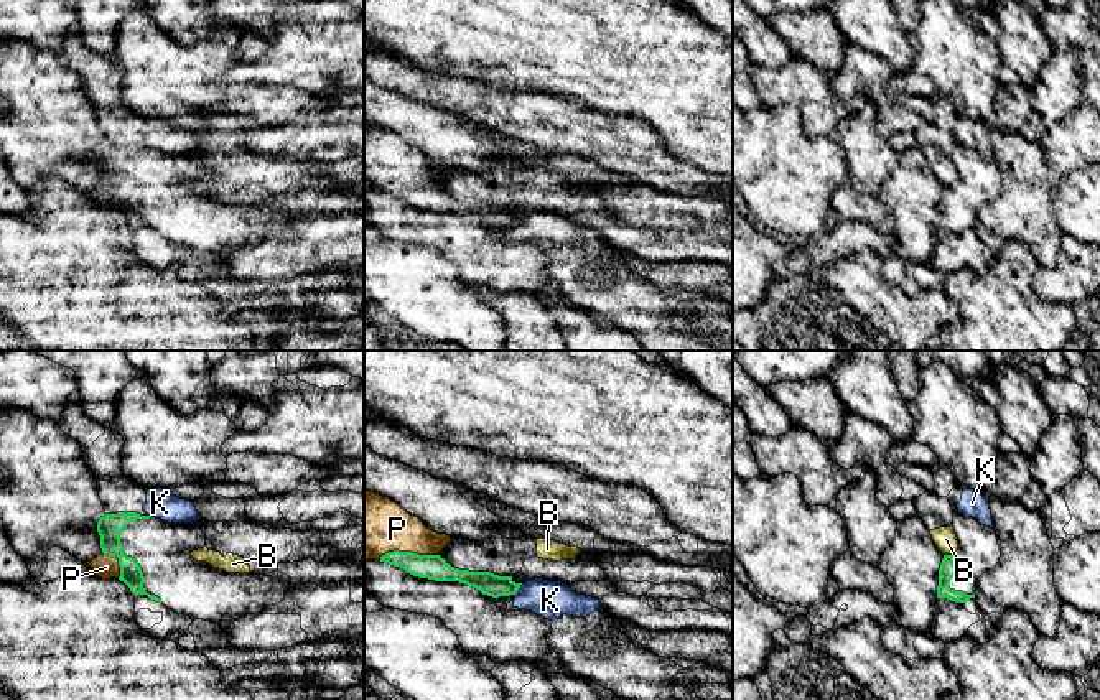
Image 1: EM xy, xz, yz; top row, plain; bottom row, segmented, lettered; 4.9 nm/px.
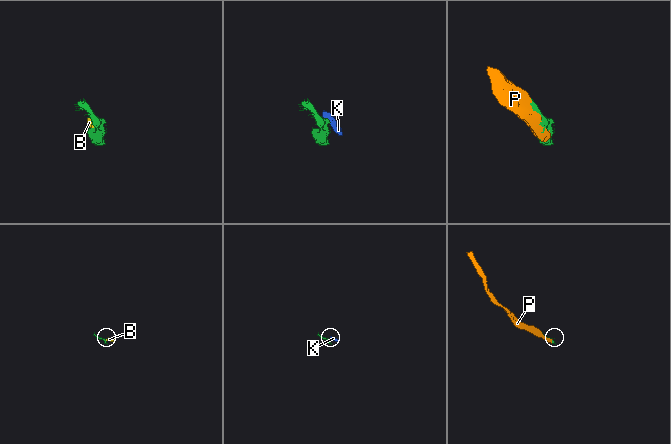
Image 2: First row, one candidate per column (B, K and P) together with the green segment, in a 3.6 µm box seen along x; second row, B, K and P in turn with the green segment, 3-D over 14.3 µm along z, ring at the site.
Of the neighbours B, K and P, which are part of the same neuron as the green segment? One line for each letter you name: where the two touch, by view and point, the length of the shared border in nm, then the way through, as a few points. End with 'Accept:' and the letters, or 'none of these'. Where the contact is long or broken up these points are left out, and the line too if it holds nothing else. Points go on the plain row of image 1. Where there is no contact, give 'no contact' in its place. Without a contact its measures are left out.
P: xz (409, 183) | 300 nm
Accept: P

